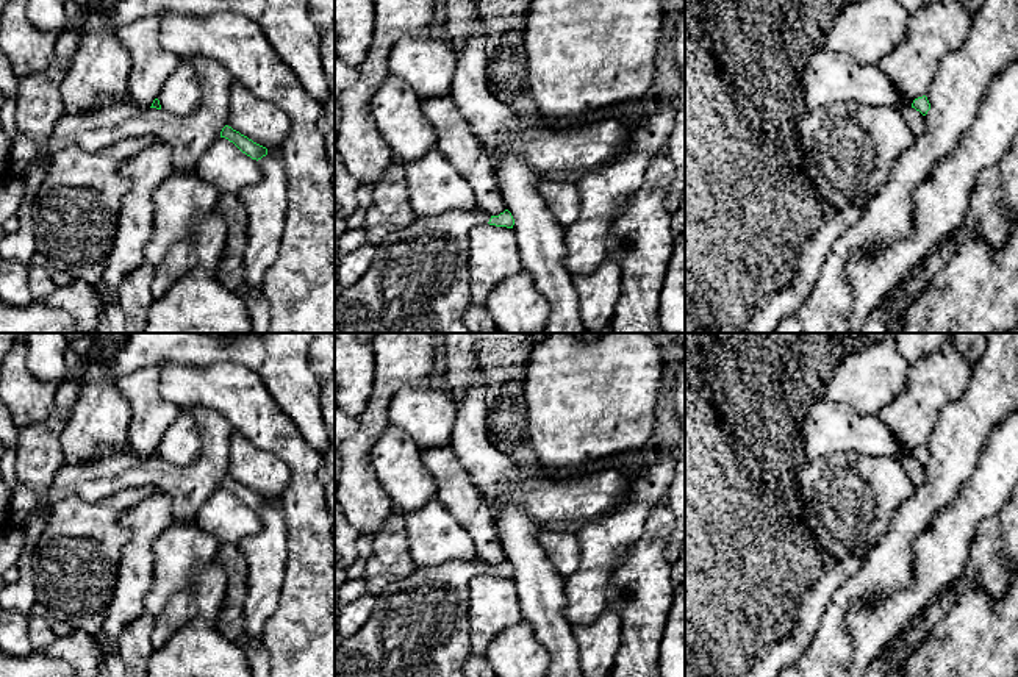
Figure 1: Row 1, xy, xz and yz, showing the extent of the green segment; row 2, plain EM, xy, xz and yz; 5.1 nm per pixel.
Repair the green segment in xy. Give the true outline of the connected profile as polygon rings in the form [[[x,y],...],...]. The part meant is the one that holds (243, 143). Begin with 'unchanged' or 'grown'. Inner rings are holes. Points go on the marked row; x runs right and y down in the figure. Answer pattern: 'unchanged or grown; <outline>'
unchanged; [[[225,125],[220,131],[220,138],[228,139],[233,142],[242,153],[250,156],[252,159],[261,159],[267,155],[267,149],[253,142],[247,136],[241,134],[239,131],[233,130],[231,127]]]

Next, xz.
grown; [[[508,210],[499,216],[455,211],[418,217],[408,227],[386,236],[375,247],[364,275],[355,285],[342,288],[335,299],[335,333],[469,333],[463,321],[471,305],[469,231],[479,224],[513,228],[514,219]]]

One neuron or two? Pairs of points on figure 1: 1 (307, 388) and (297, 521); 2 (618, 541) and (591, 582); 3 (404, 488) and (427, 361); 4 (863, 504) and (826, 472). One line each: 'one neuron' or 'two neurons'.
1: two neurons
2: one neuron
3: two neurons
4: one neuron

